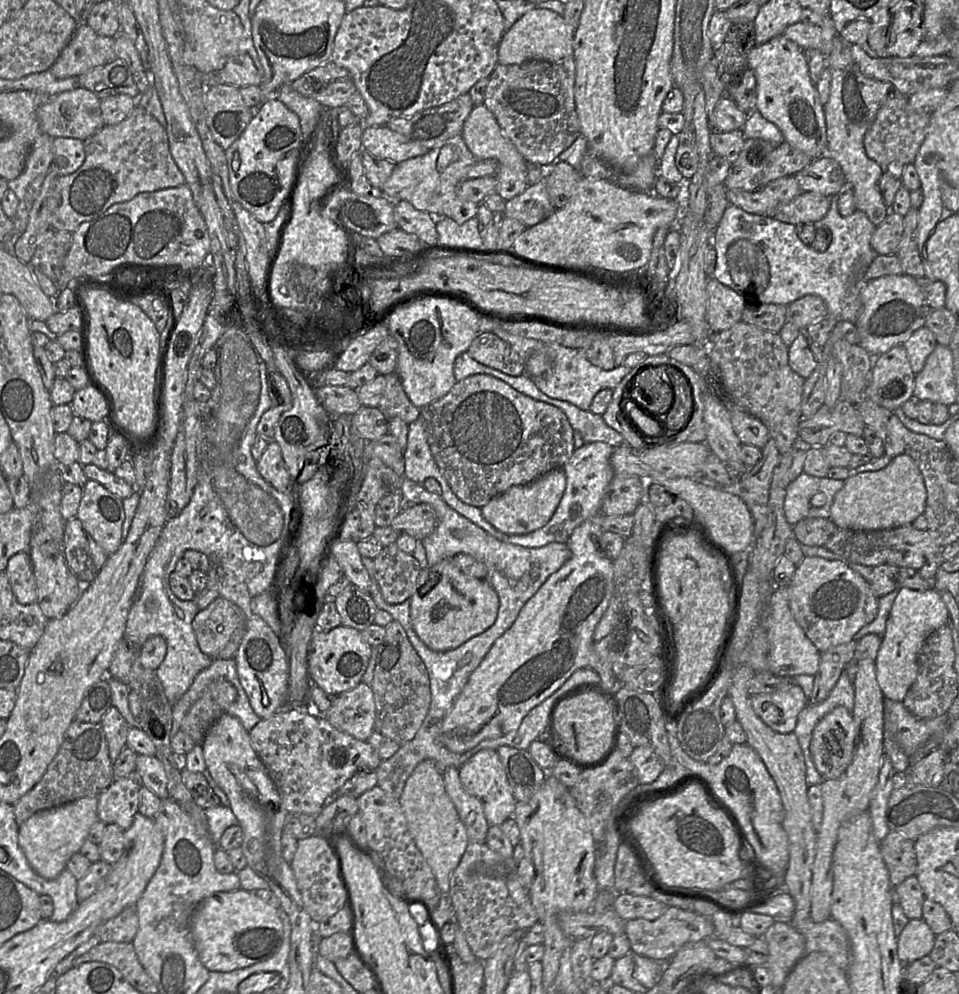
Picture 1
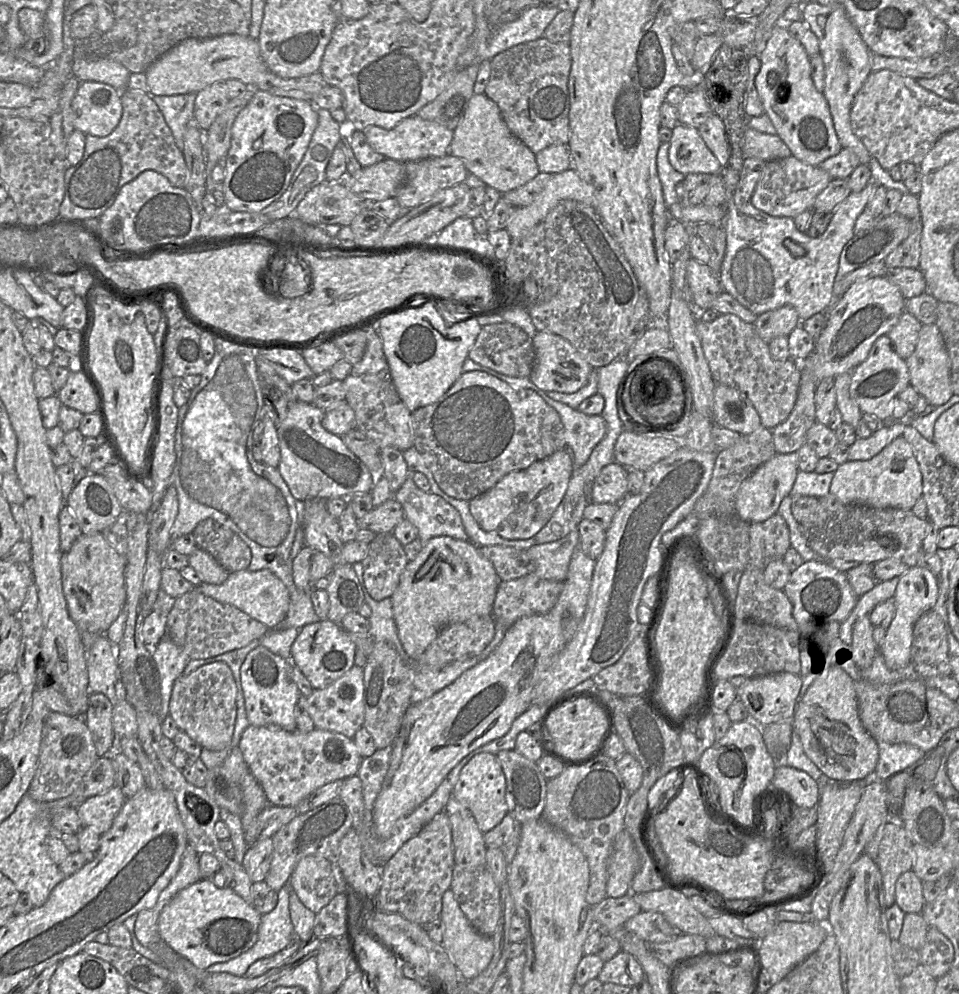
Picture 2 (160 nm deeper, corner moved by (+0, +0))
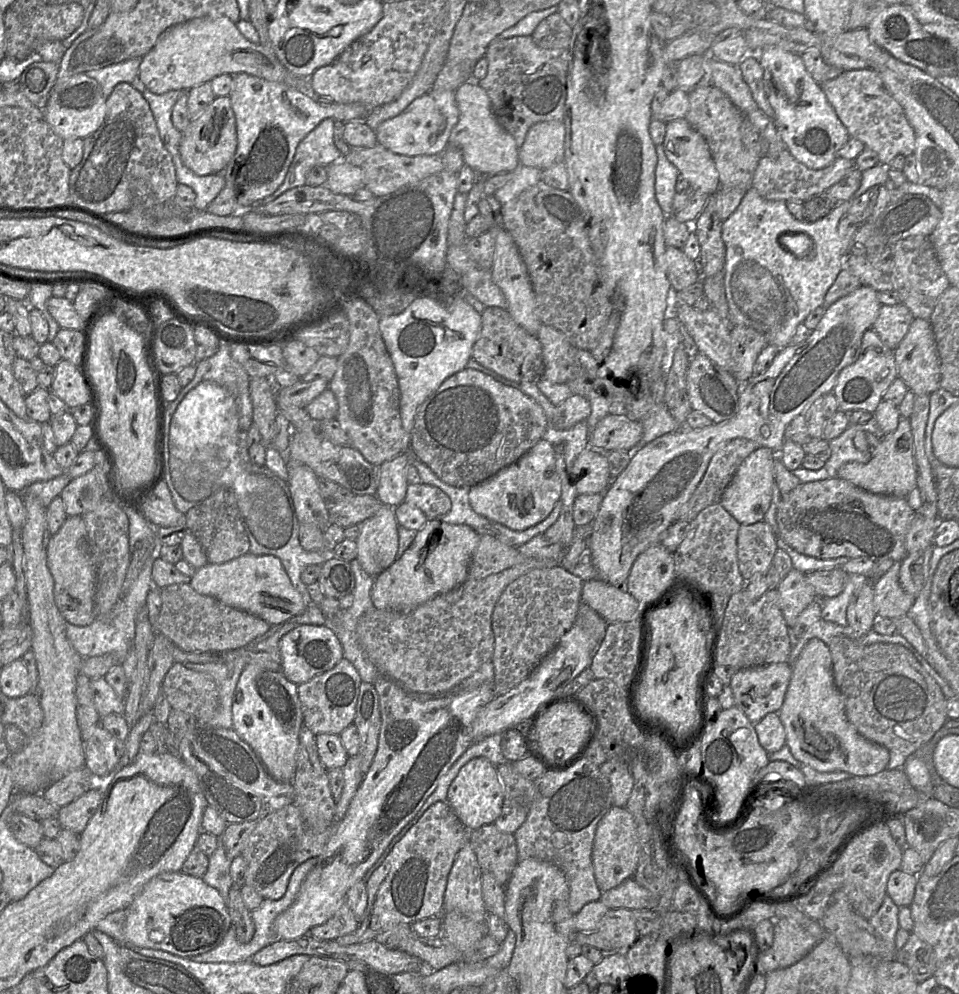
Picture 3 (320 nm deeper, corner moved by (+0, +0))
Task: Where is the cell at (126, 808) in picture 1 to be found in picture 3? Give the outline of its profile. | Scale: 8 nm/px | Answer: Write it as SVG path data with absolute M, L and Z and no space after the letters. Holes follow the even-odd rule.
M90 789L72 803L59 809L57 819L62 829L80 835L103 801L103 790Z

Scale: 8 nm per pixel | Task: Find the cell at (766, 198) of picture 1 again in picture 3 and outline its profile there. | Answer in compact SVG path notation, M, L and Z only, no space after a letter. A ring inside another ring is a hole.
M787 149L782 152L767 152L758 162L751 187L756 189L766 200L804 203L826 192L830 187L838 183L854 166L855 160L837 157L828 167L813 170L797 161Z

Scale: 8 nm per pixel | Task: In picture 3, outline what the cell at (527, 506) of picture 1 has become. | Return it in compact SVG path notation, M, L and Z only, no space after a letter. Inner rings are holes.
M542 439L519 460L470 488L469 501L477 514L512 530L523 531L548 517L559 502L561 492L555 446Z

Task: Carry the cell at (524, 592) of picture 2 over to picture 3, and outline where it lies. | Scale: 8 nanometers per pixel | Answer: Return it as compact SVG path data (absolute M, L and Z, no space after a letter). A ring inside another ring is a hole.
M556 565L533 569L505 587L492 613L494 651L491 660L494 666L493 689L496 696L505 694L526 679L572 627L581 603L583 582L561 565Z

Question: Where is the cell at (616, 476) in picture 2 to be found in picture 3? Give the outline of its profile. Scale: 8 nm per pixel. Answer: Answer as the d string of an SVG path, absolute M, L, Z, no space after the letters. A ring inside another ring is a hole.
M592 447L578 455L569 476L577 495L604 494L612 482L605 452Z

